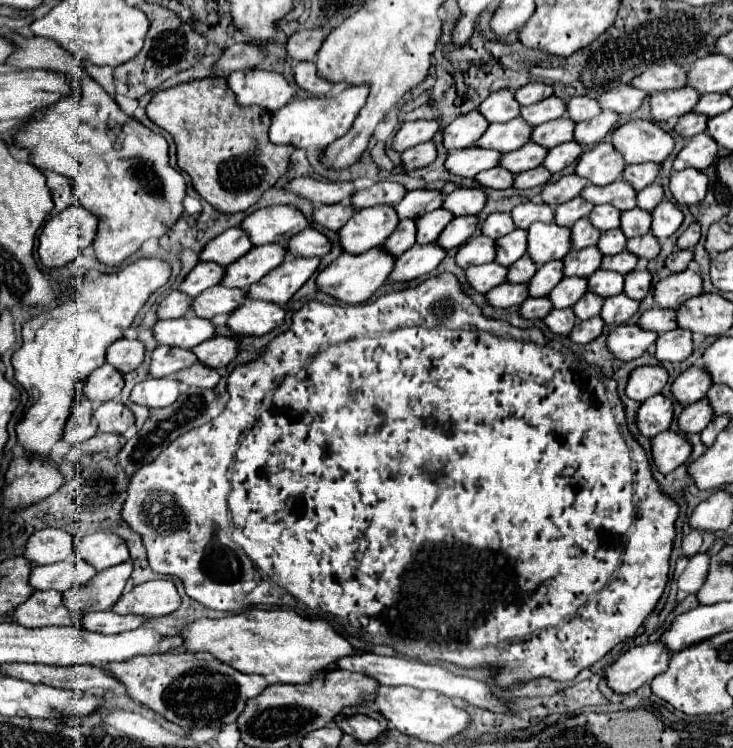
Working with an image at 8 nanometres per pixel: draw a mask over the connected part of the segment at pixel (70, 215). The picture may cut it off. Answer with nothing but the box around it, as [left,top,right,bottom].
[38,203,96,269]

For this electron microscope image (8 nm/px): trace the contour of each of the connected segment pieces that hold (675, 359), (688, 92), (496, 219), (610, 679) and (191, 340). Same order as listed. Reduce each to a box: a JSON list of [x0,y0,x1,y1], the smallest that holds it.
[[656,329,694,363],[650,87,700,123],[482,213,516,239],[604,643,668,695],[154,315,214,349]]

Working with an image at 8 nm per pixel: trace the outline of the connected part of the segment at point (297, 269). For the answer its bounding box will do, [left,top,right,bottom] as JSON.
[248,255,318,305]

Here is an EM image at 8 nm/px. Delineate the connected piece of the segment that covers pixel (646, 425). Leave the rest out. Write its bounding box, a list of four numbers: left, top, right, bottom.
[638,395,674,437]

